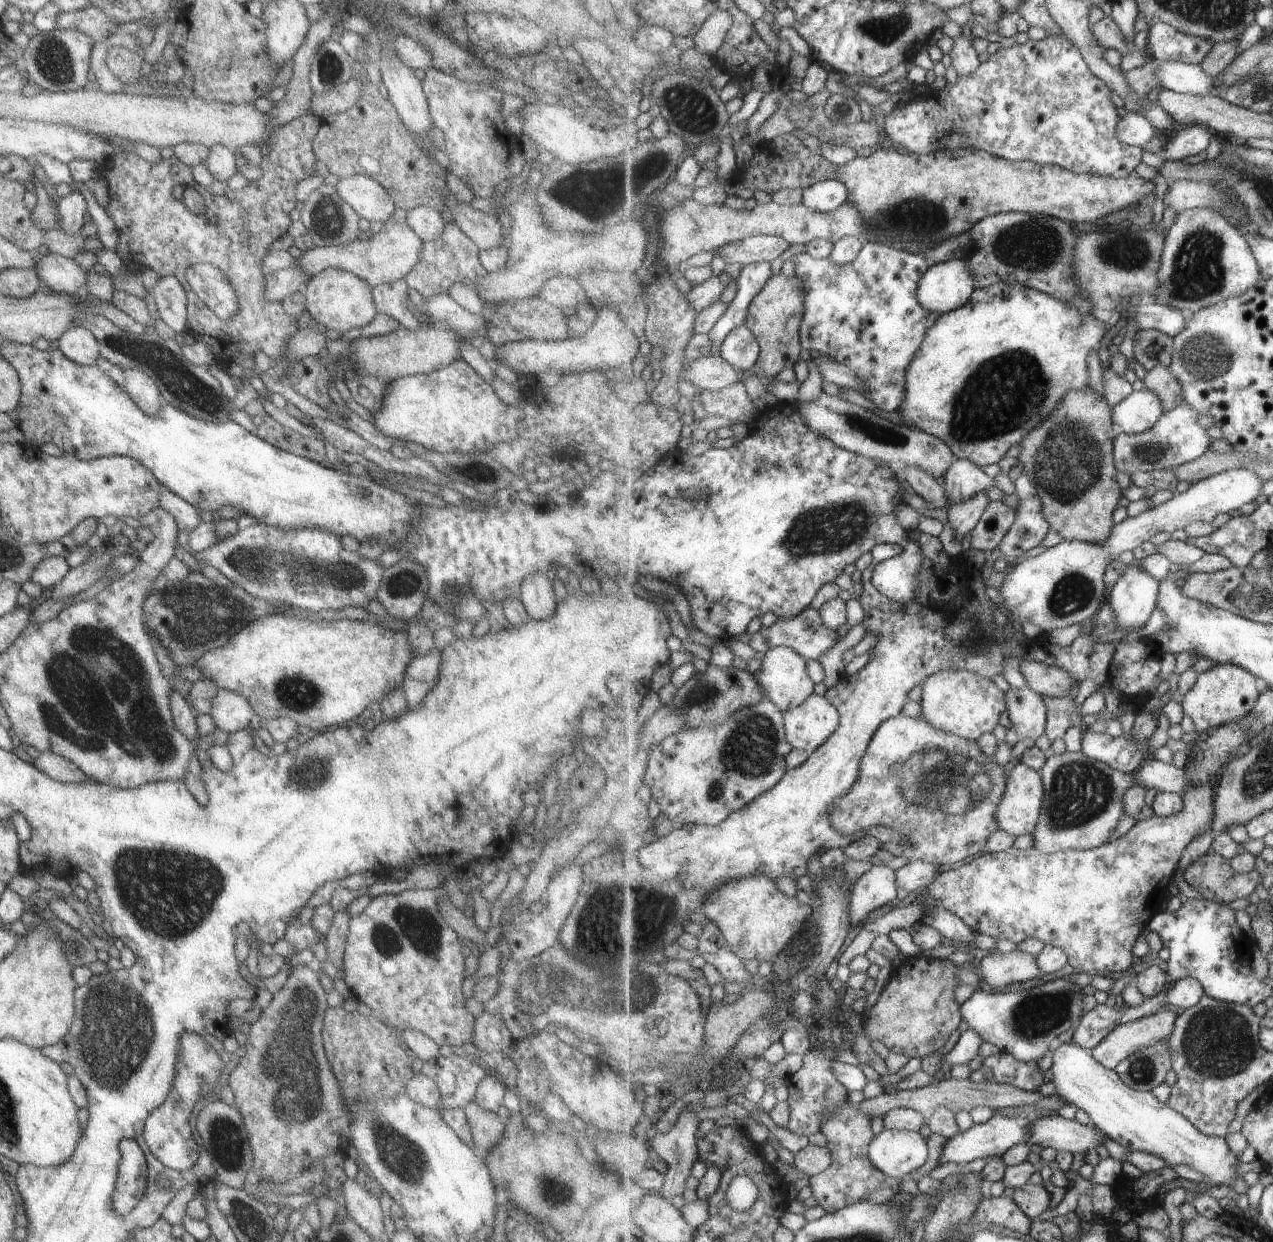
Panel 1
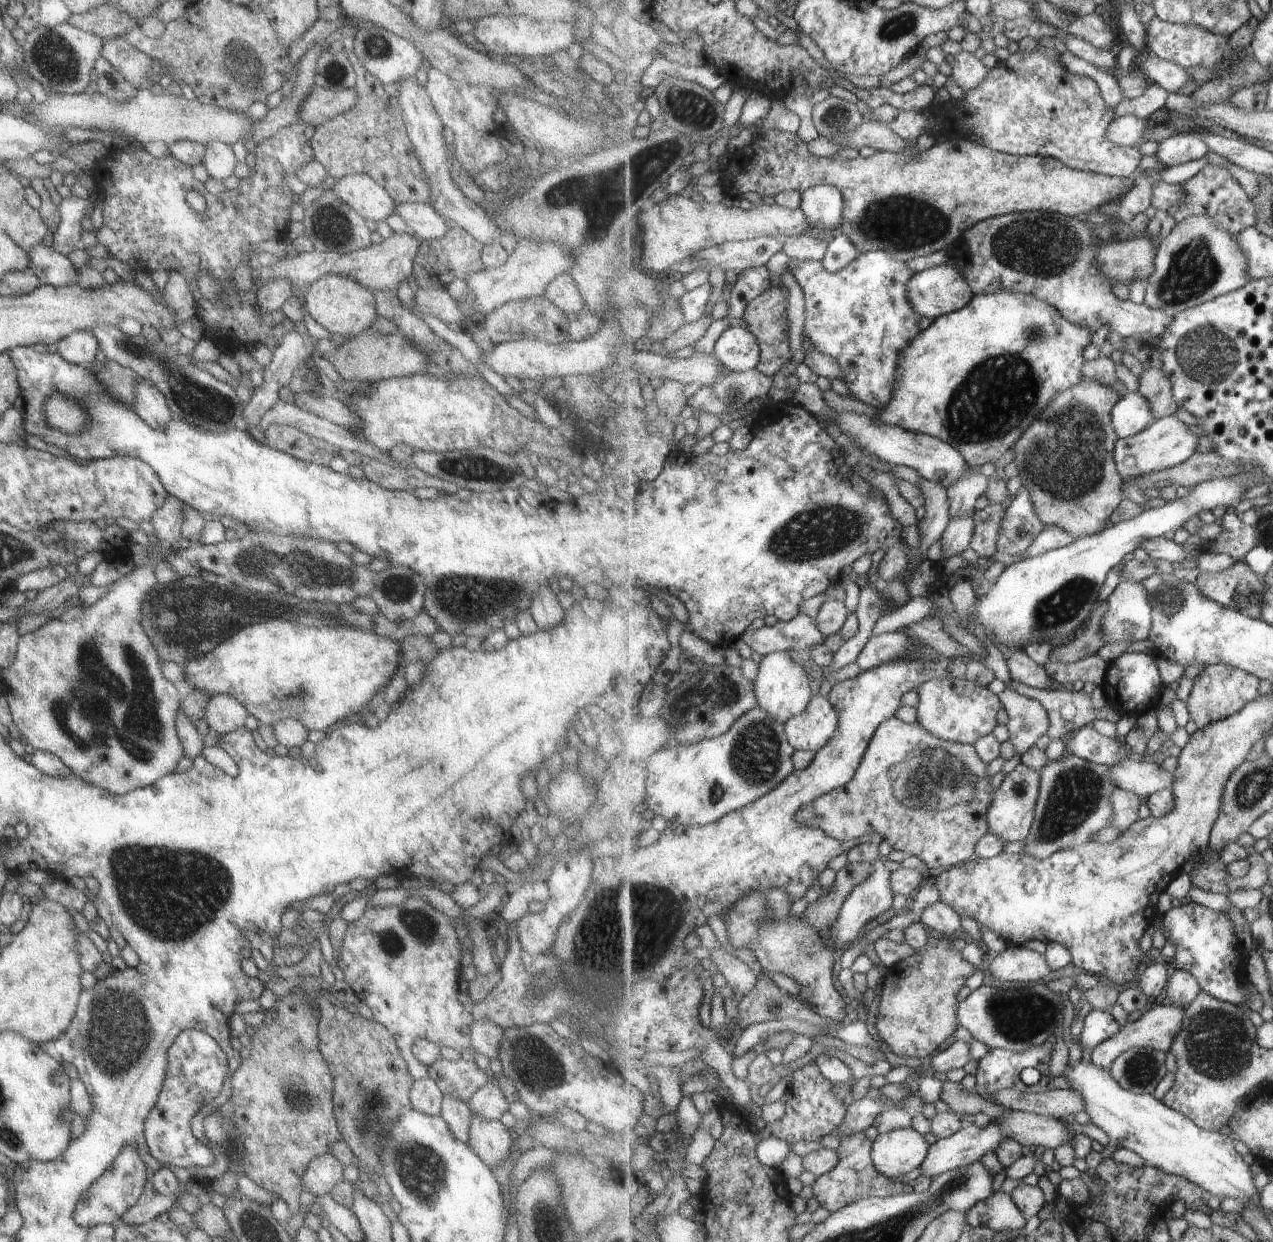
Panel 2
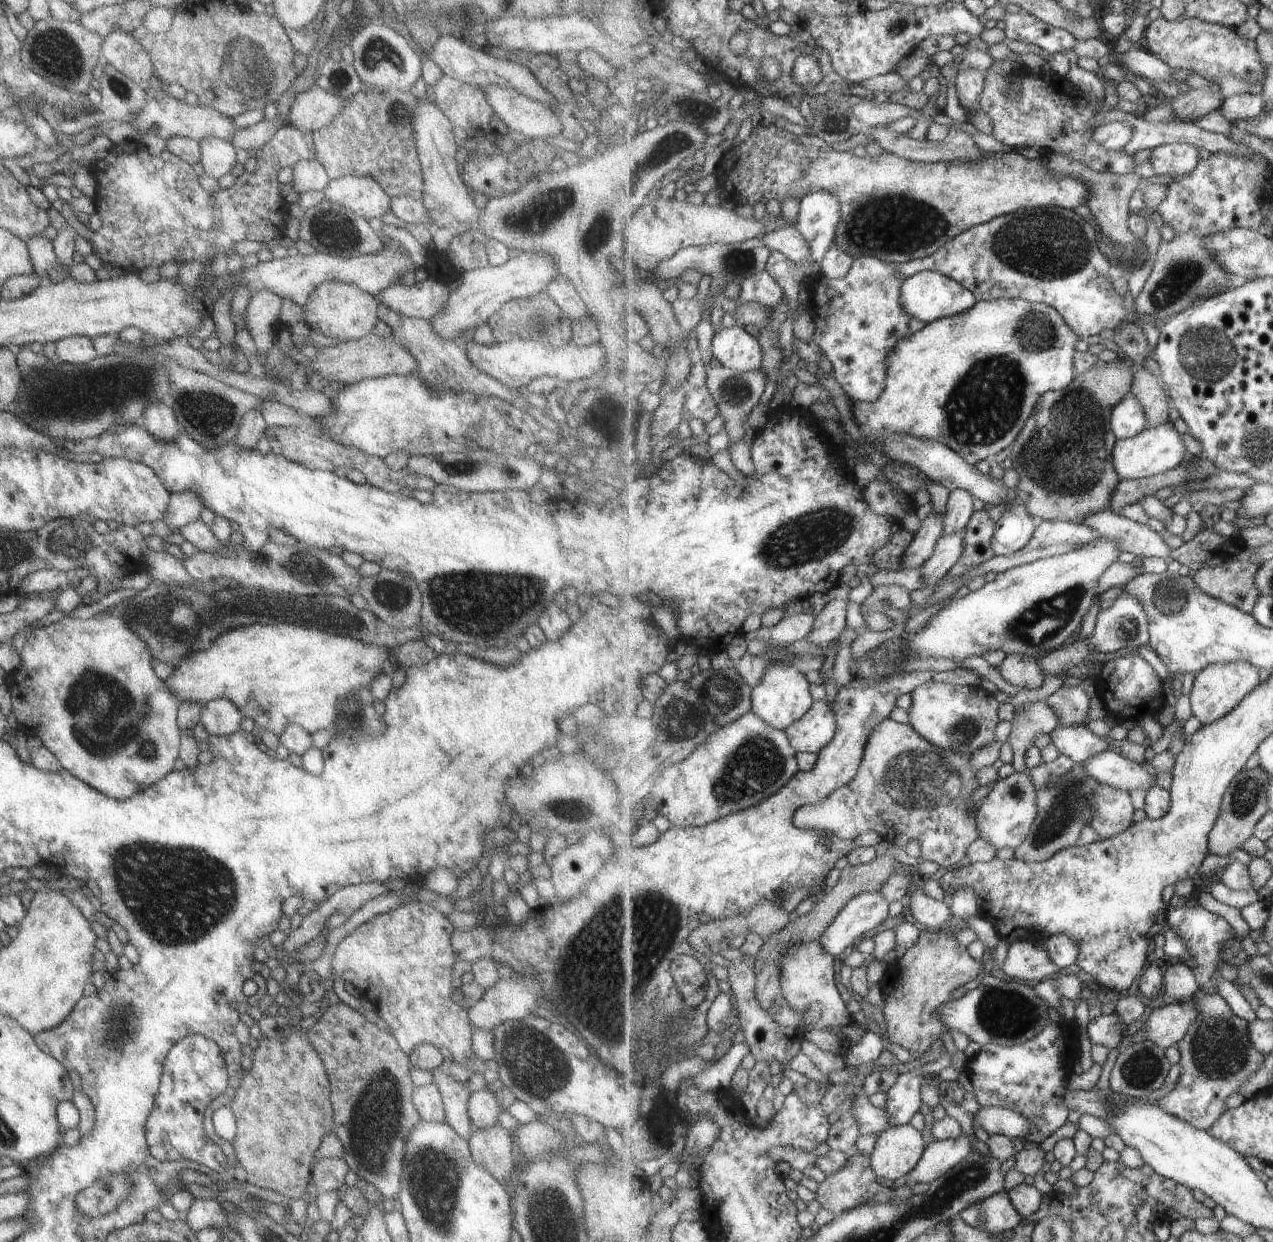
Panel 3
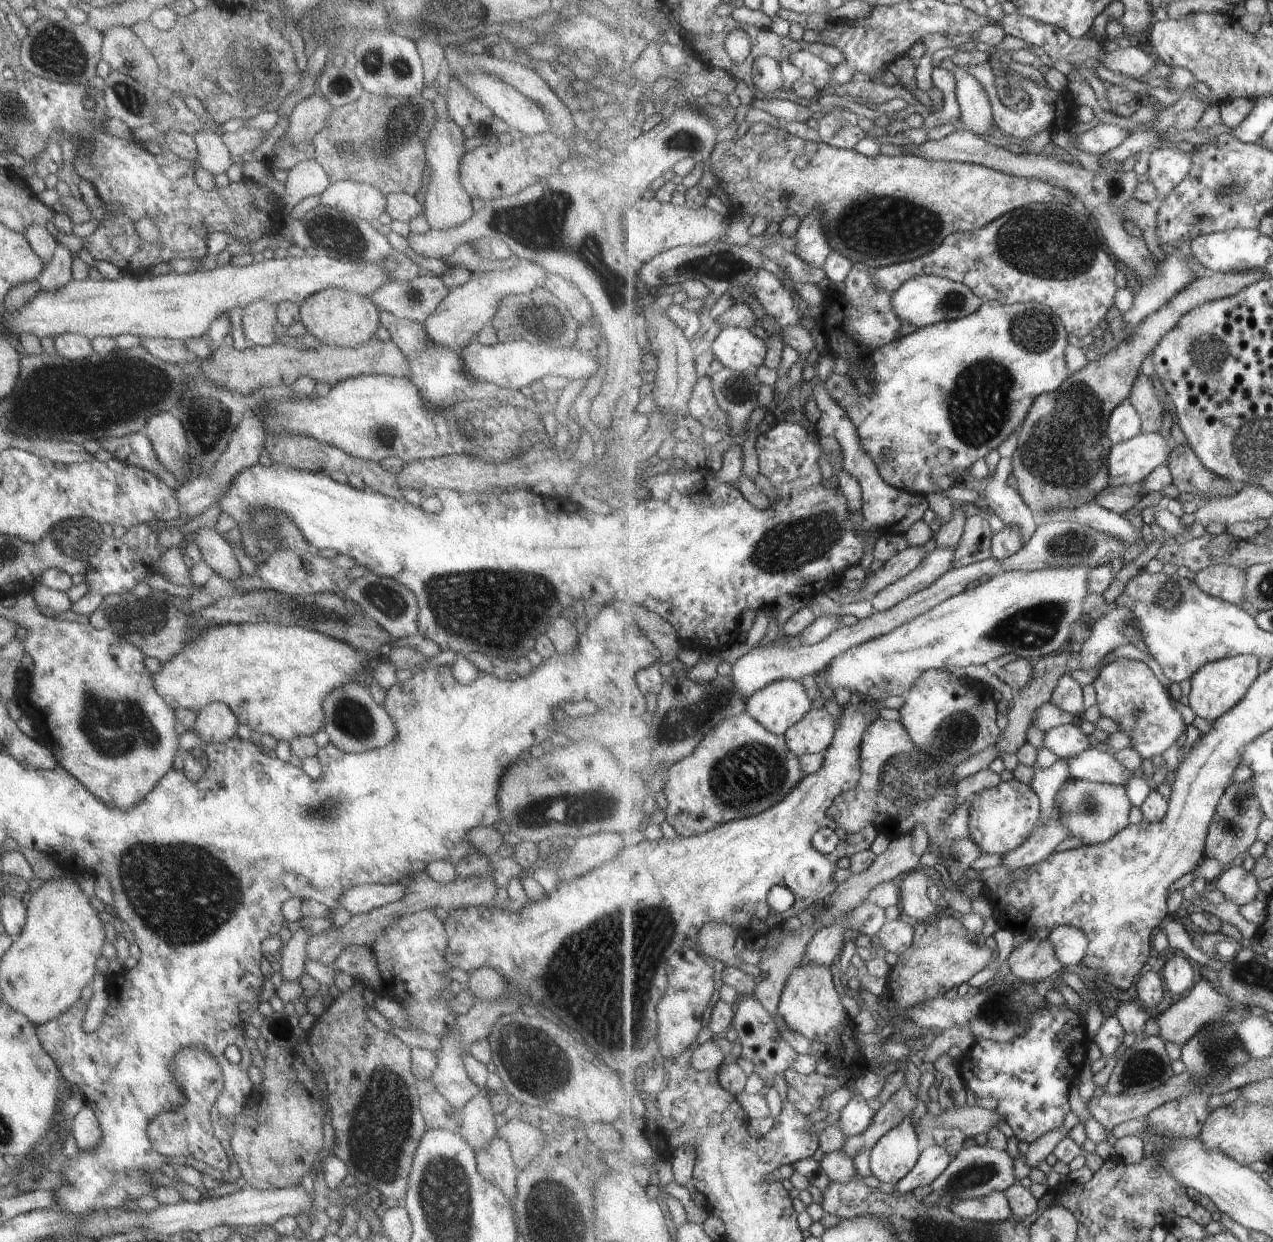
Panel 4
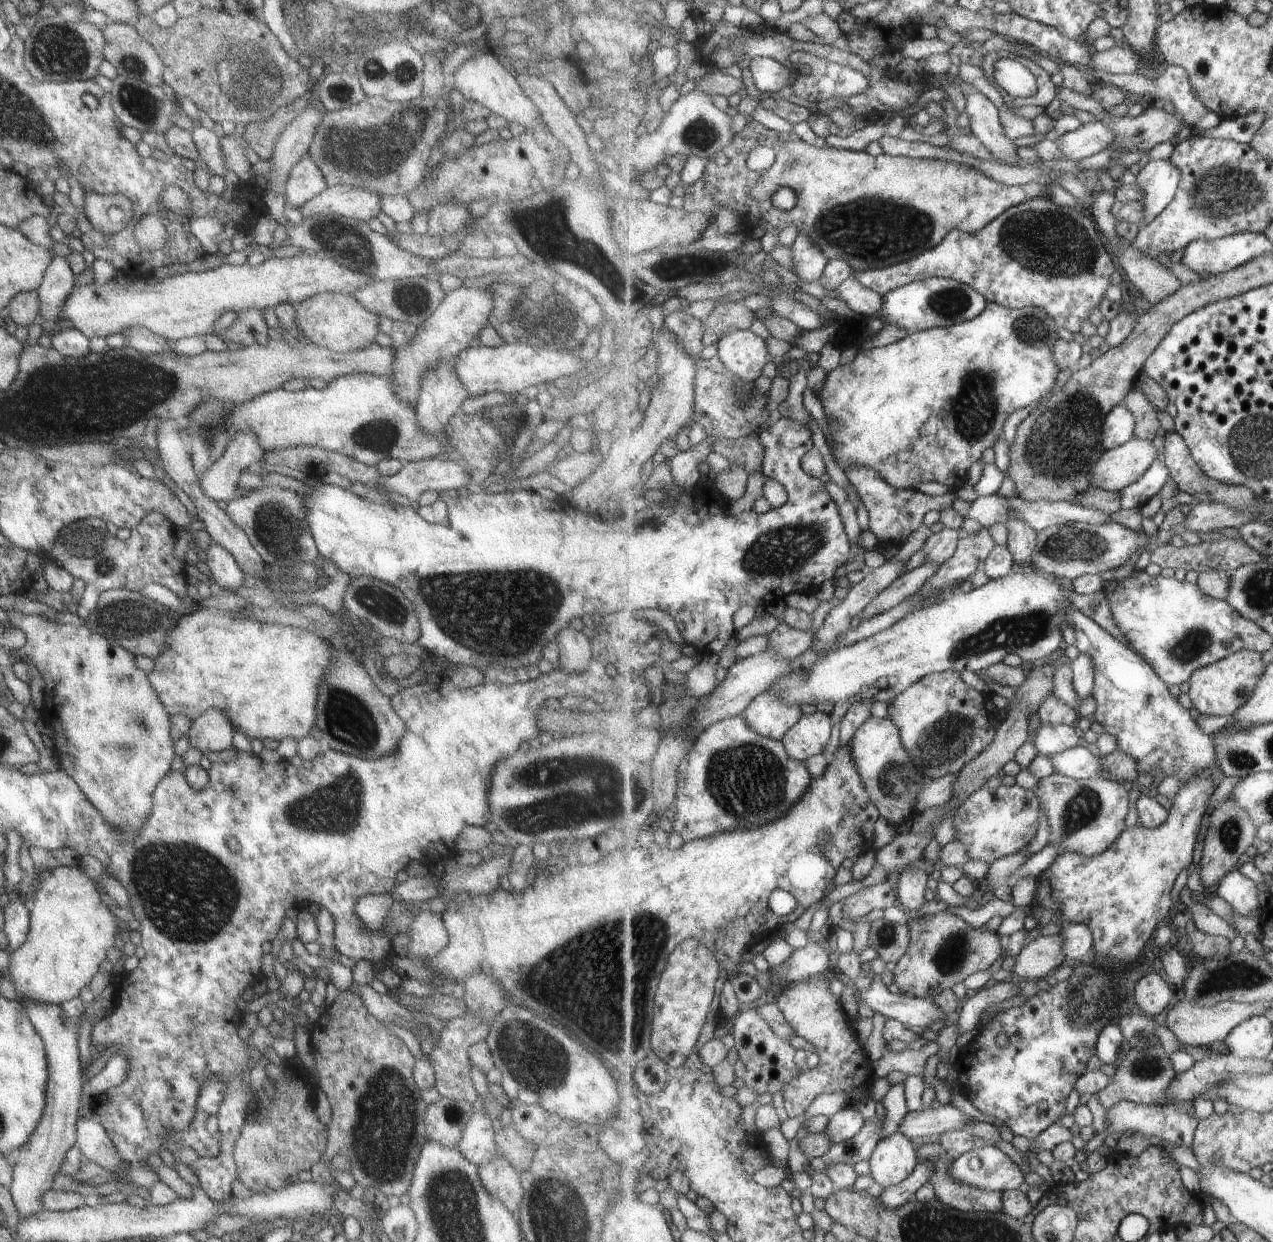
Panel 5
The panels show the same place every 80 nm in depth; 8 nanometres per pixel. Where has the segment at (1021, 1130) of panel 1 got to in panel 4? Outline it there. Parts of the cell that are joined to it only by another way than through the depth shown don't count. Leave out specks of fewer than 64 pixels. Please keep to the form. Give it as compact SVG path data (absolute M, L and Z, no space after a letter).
M931 1146L923 1151L920 1161L917 1162L912 1173L904 1180L901 1180L894 1191L897 1194L908 1194L910 1191L915 1191L917 1188L932 1185L937 1179L941 1177L947 1170L947 1166L959 1154L947 1150L945 1146Z

